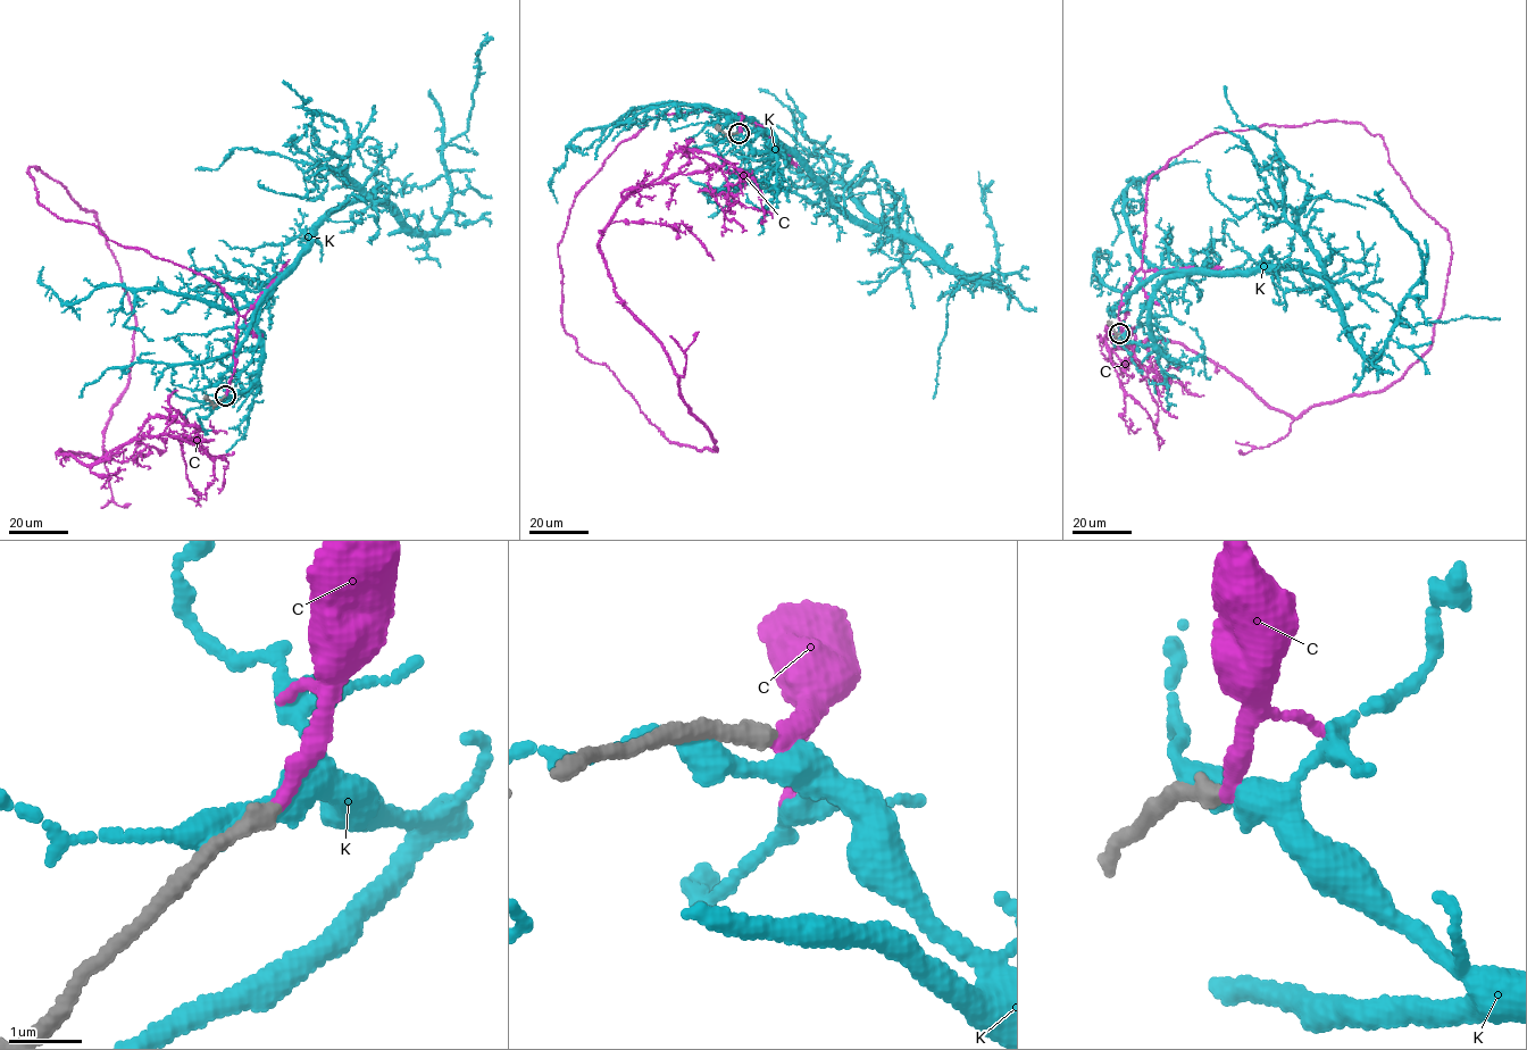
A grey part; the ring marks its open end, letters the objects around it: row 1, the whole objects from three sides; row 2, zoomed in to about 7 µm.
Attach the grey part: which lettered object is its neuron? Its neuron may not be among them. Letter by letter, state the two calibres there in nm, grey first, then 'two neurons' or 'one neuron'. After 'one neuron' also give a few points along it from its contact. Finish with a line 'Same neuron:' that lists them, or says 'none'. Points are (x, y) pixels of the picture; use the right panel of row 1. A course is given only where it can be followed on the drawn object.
C: 240 nm thick on the grey side, 200 nm on the other; two neurons
K: 320 nm thick on the grey side, 320 nm on the other; two neurons
Same neuron: none

